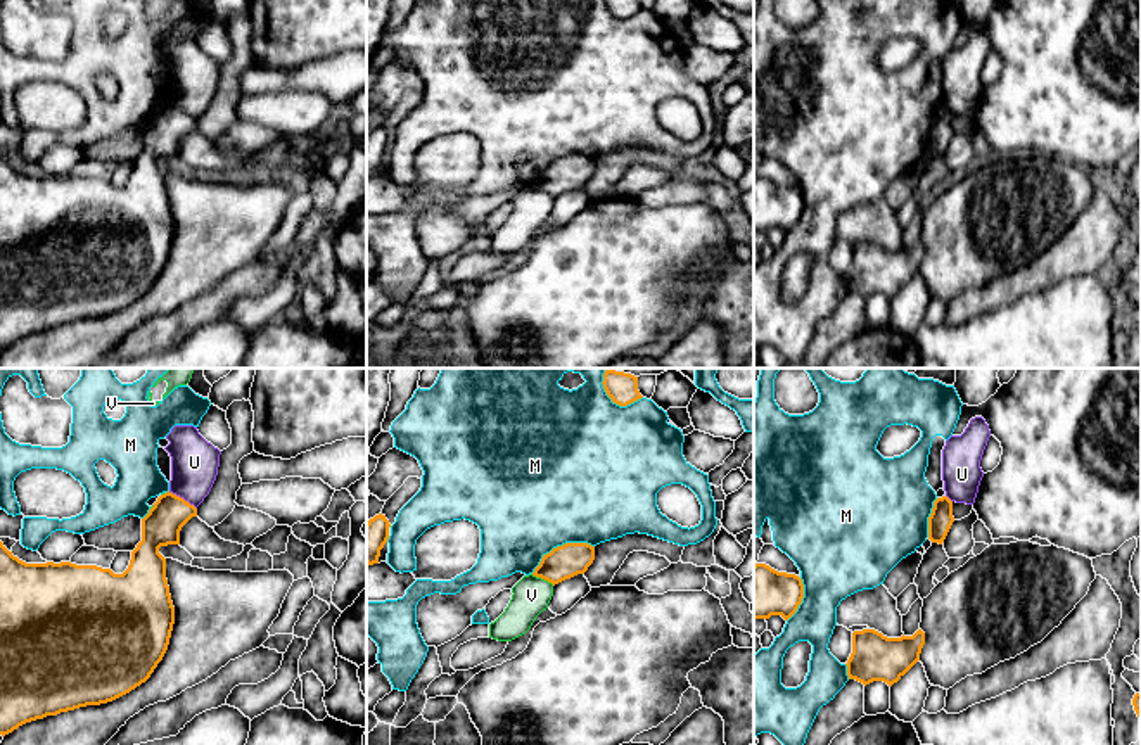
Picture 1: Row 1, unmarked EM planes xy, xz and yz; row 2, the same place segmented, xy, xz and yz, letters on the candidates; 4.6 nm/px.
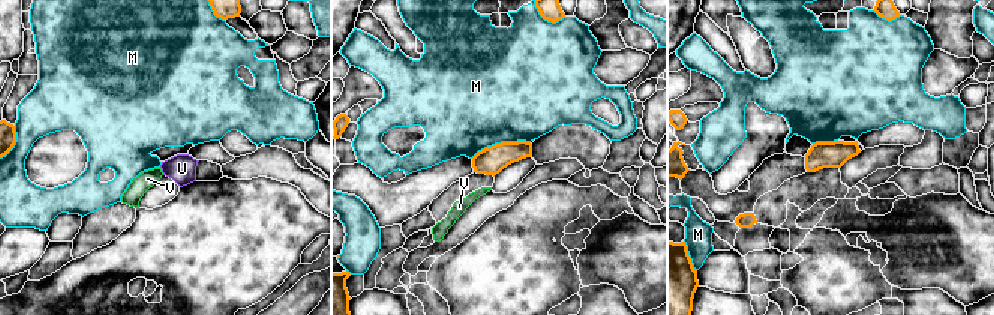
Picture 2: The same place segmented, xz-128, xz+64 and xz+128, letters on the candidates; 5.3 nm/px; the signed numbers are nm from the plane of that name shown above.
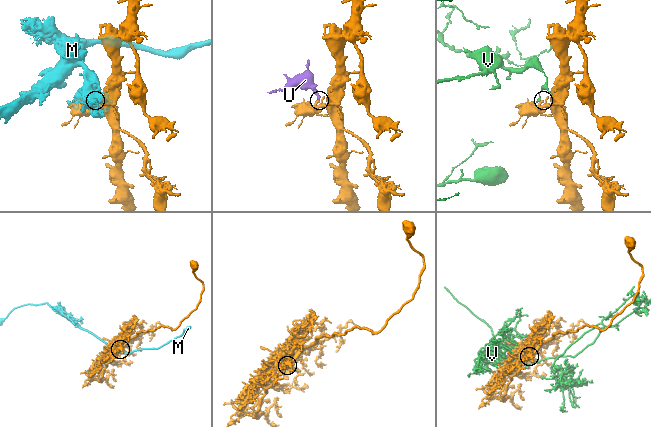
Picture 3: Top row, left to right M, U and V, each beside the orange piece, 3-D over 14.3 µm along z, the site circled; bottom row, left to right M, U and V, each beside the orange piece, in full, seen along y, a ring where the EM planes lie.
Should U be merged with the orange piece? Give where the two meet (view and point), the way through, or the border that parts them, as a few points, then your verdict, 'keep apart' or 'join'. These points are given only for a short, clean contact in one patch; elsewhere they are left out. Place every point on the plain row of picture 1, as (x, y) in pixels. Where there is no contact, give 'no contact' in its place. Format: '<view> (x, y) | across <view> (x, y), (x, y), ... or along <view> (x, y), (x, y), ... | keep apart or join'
xy (182, 111) | along xy (168, 104), (182, 109), (196, 121) | keep apart

